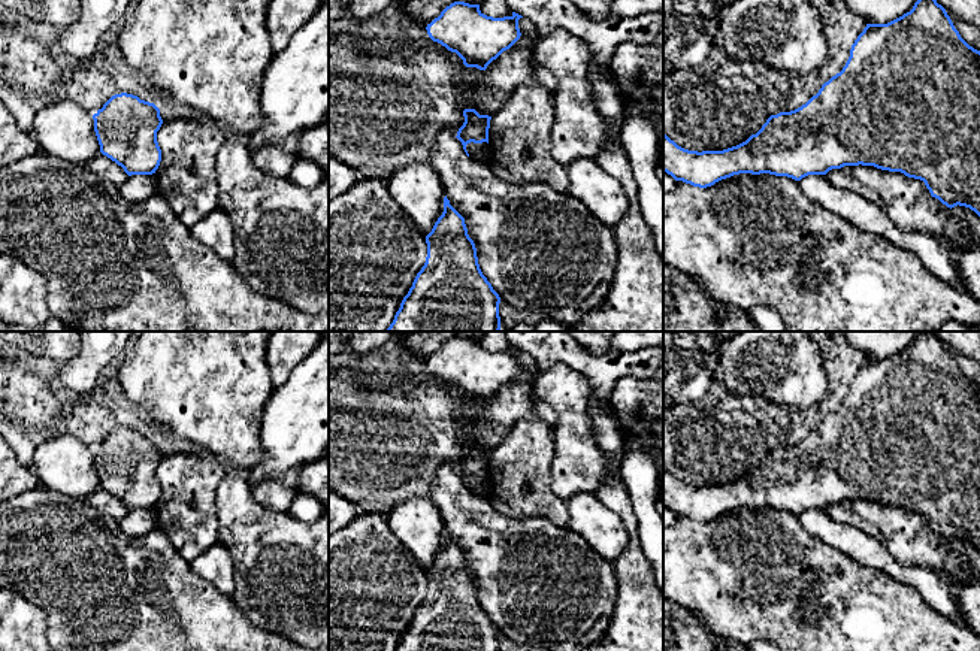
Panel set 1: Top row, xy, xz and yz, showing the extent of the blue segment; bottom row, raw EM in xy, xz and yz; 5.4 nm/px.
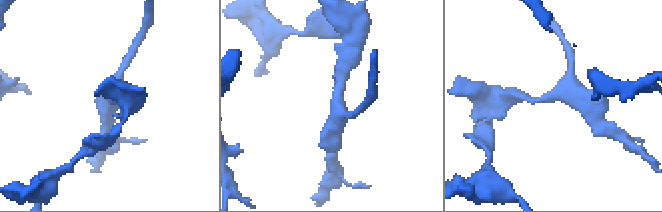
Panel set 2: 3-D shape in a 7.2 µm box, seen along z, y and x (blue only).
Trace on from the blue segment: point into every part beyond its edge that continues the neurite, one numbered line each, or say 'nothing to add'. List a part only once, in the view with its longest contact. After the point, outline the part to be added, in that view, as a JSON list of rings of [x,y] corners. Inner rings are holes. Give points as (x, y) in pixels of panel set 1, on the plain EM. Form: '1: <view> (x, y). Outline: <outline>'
nothing to add

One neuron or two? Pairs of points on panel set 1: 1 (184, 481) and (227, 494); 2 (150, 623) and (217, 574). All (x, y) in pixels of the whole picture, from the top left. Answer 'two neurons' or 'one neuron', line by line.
1: two neurons
2: two neurons

